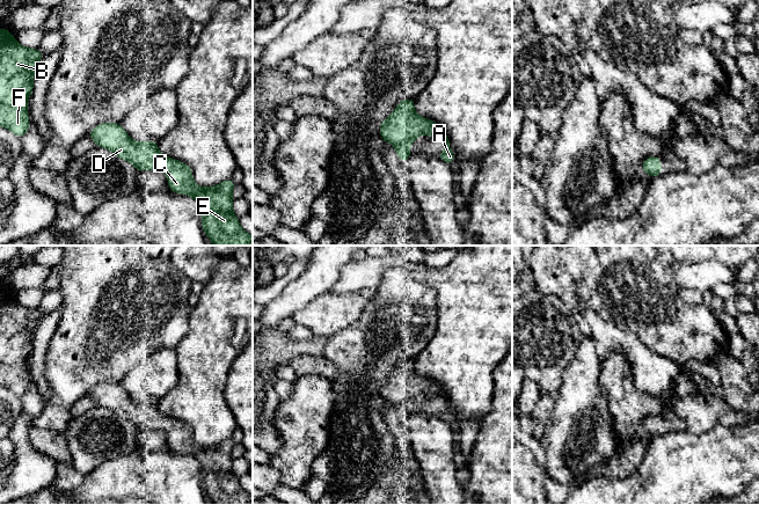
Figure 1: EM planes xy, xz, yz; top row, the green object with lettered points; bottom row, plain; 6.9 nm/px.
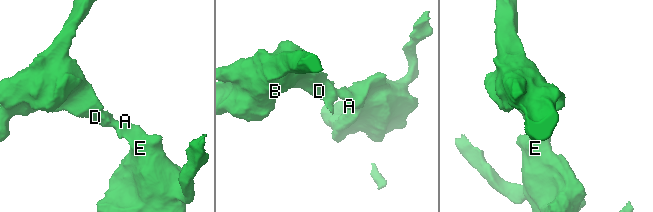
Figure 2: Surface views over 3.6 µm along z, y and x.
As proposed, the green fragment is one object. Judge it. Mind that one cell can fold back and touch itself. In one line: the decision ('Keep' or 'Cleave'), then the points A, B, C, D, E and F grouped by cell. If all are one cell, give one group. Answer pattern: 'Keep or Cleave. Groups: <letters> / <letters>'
Keep. Groups: A B C D E F

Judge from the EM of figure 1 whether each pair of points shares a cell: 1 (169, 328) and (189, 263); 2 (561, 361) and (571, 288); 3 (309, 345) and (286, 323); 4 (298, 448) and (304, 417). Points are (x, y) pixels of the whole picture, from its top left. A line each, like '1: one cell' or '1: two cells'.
1: two cells
2: two cells
3: two cells
4: one cell

